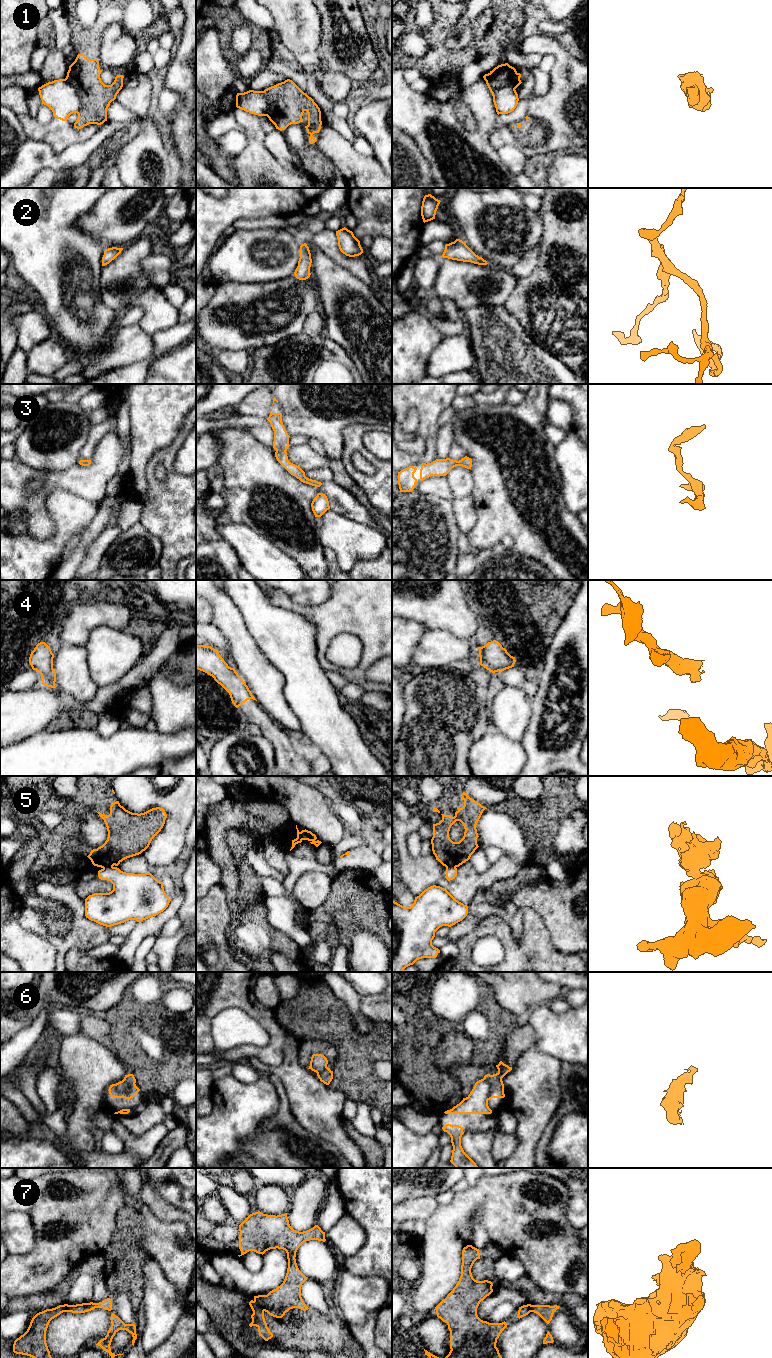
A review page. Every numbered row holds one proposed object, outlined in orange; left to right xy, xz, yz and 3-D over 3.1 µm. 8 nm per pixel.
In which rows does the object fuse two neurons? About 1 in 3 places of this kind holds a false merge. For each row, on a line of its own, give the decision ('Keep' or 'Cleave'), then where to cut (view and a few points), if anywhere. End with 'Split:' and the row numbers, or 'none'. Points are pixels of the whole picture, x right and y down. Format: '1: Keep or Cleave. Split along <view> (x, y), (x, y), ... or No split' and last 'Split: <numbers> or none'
1: Cleave. Split along xy (65, 78), (78, 96), (79, 109), (77, 112)
2: Keep. No split
3: Keep. No split
4: Keep. No split
5: Cleave. Split along xy (112, 865), (107, 865), (103, 868)
6: Cleave. Split along xy (115, 1084), (121, 1091), (125, 1091), (128, 1088)
7: Keep. No split
Split: 1, 5, 6

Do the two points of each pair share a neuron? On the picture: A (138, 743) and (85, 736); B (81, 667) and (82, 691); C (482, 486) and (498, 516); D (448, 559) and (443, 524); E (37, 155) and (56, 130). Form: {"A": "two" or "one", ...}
{"A": "one", "B": "one", "C": "one", "D": "one", "E": "two"}

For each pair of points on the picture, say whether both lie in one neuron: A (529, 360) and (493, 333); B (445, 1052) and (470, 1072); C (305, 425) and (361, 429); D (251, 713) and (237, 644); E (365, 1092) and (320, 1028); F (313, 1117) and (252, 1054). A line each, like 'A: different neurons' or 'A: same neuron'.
A: same neuron
B: same neuron
C: different neurons
D: different neurons
E: same neuron
F: same neuron

